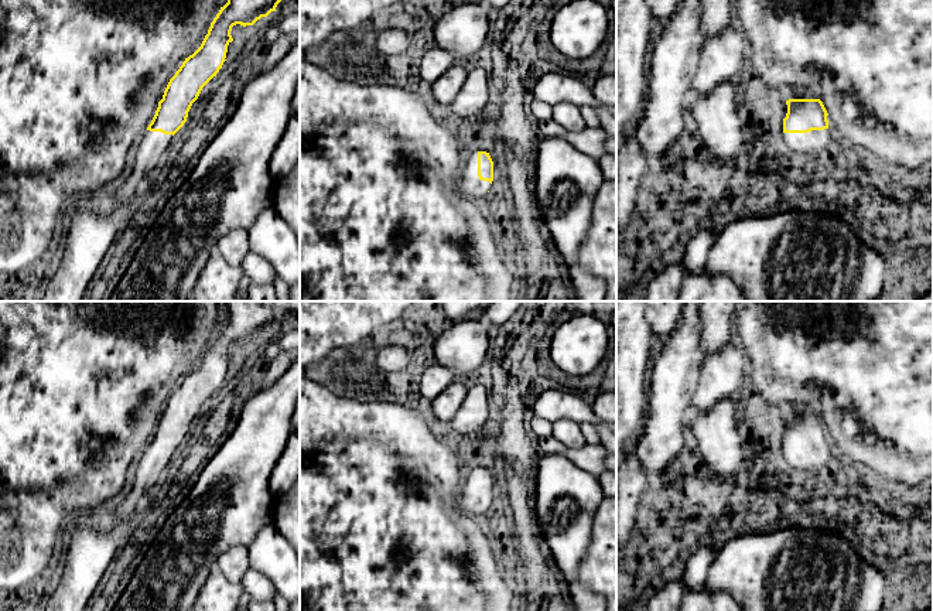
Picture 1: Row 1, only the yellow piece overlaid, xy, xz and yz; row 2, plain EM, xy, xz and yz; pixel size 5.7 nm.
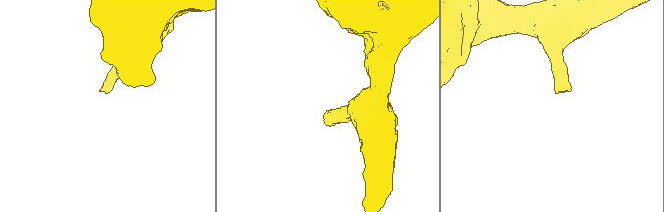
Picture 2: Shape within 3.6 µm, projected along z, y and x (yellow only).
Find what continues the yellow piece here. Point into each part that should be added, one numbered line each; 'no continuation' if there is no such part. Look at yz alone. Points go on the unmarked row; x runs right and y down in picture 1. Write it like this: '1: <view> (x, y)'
1: yz (810, 461)

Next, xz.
1: xz (470, 502)

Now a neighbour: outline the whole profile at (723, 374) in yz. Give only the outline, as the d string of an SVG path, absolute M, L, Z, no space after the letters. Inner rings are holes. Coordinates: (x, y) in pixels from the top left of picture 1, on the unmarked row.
M728 341L718 352L703 358L690 410L708 412L721 400L734 400L745 382L748 382L746 356L741 347Z

